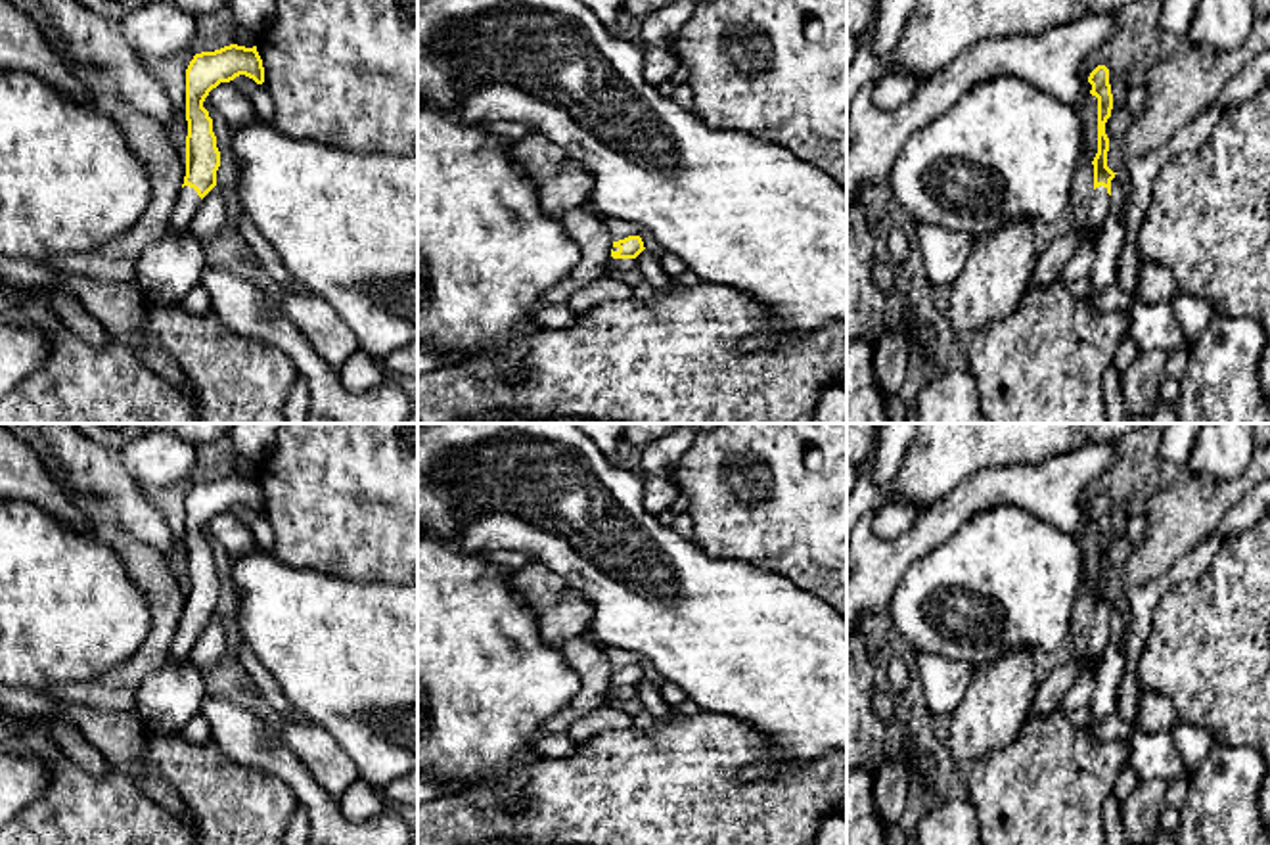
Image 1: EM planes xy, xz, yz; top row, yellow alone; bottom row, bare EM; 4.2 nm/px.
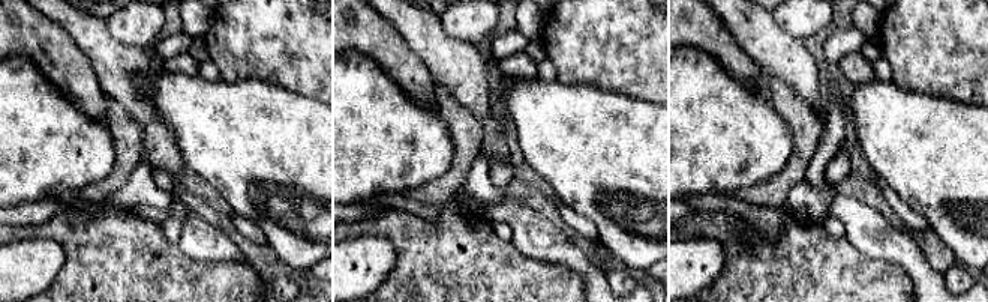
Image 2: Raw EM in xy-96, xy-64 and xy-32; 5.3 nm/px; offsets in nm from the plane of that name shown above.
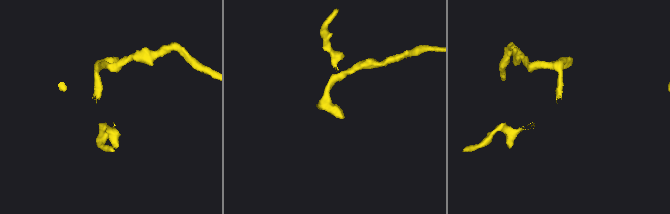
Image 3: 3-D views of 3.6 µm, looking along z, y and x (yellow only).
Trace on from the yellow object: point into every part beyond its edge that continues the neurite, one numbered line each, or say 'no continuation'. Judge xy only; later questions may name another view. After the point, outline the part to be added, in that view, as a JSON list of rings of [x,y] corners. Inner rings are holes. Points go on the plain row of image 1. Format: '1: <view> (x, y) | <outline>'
1: xy (188, 631) | [[[184,615],[180,619],[180,627],[172,642],[169,659],[176,665],[182,663],[182,659],[192,653],[199,636],[201,636],[201,627],[197,625],[197,621],[190,615]]]

